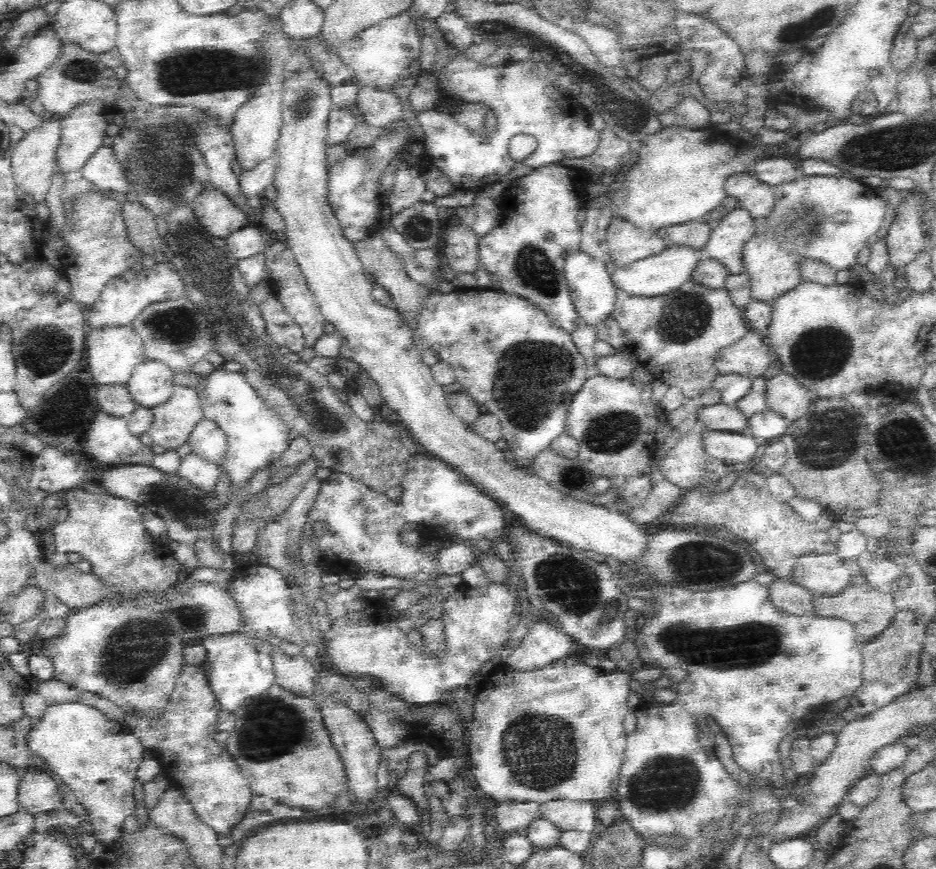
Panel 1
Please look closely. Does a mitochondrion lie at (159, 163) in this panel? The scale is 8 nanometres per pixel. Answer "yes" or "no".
yes

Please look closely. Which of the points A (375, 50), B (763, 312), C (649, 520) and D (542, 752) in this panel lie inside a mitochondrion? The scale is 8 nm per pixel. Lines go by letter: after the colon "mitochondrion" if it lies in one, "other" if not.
A: other
B: other
C: other
D: mitochondrion

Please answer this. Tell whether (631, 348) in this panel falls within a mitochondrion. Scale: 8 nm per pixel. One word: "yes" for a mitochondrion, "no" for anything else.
no

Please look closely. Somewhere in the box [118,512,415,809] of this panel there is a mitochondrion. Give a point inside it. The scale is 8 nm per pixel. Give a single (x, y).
(271, 741)

